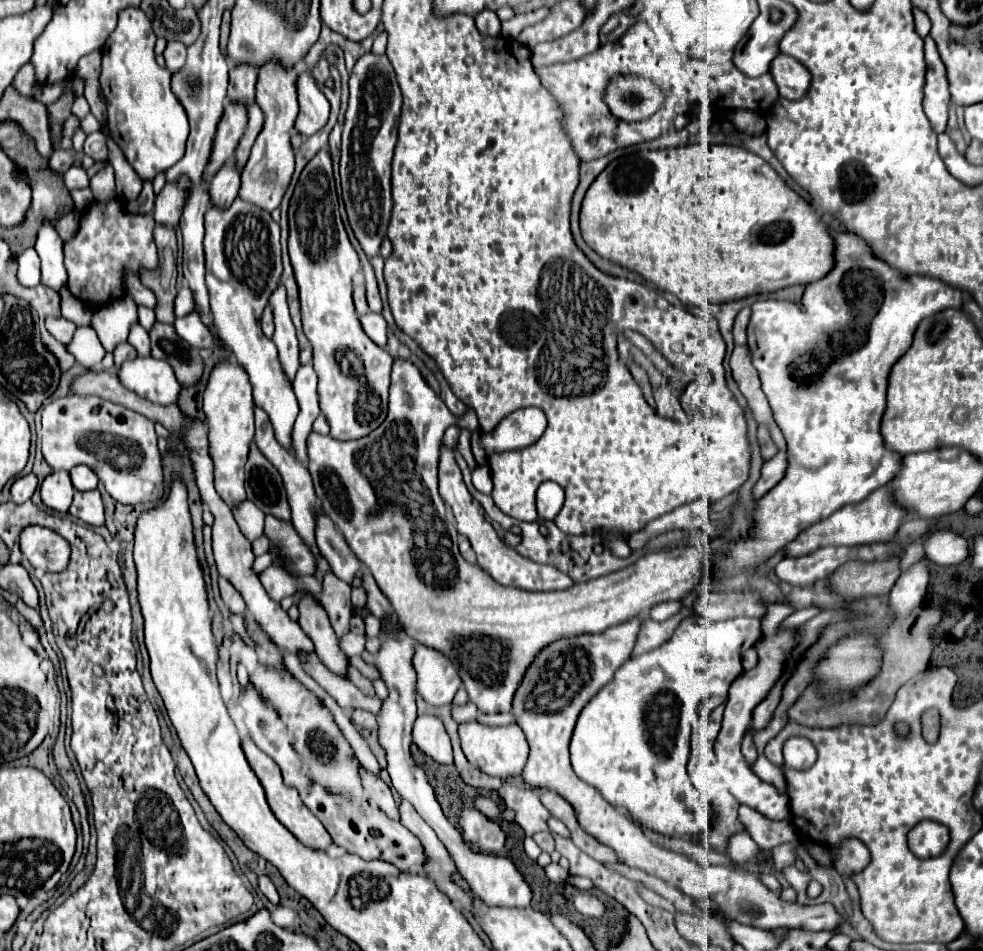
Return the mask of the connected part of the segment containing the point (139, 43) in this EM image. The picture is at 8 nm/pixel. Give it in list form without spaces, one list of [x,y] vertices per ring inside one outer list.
[[[141,8],[121,10],[119,24],[102,48],[102,69],[99,77],[101,91],[107,102],[107,122],[111,130],[119,136],[113,140],[119,142],[125,160],[131,164],[131,168],[143,182],[153,182],[159,172],[167,172],[173,164],[177,164],[185,154],[185,142],[189,136],[189,120],[185,108],[171,92],[171,72],[167,72],[167,68],[161,68],[155,62],[155,40],[157,36],[151,28],[151,22]]]

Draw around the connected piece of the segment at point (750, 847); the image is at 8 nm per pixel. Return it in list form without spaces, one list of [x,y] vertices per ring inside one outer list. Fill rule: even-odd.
[[[737,832],[729,838],[729,844],[727,844],[727,854],[733,862],[763,862],[763,856],[761,856],[761,848],[751,840],[749,834],[745,832]]]

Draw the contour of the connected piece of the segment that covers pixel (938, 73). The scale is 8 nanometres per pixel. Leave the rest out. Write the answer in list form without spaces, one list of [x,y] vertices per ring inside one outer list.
[[[925,38],[925,62],[927,62],[927,88],[925,88],[925,114],[935,134],[945,132],[947,110],[951,102],[947,72],[931,38]]]

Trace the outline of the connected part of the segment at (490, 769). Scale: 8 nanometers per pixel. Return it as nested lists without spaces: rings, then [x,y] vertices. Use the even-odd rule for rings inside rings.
[[[471,720],[471,722],[459,724],[457,734],[459,734],[465,758],[473,766],[477,766],[481,772],[485,772],[489,776],[497,776],[501,780],[507,780],[511,776],[519,776],[523,772],[525,762],[529,758],[529,746],[527,746],[523,730],[517,724],[487,726],[487,724],[481,724],[477,720]]]

